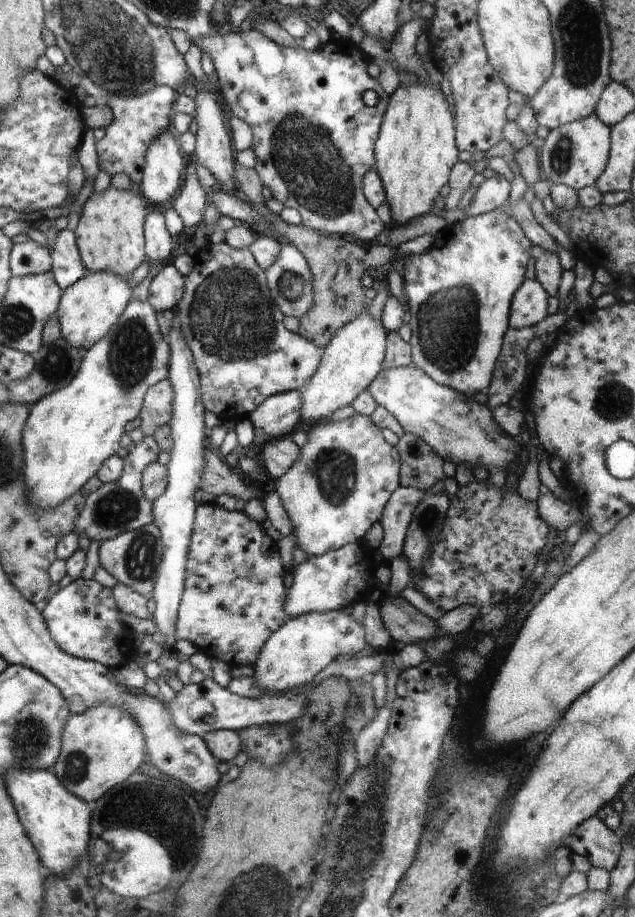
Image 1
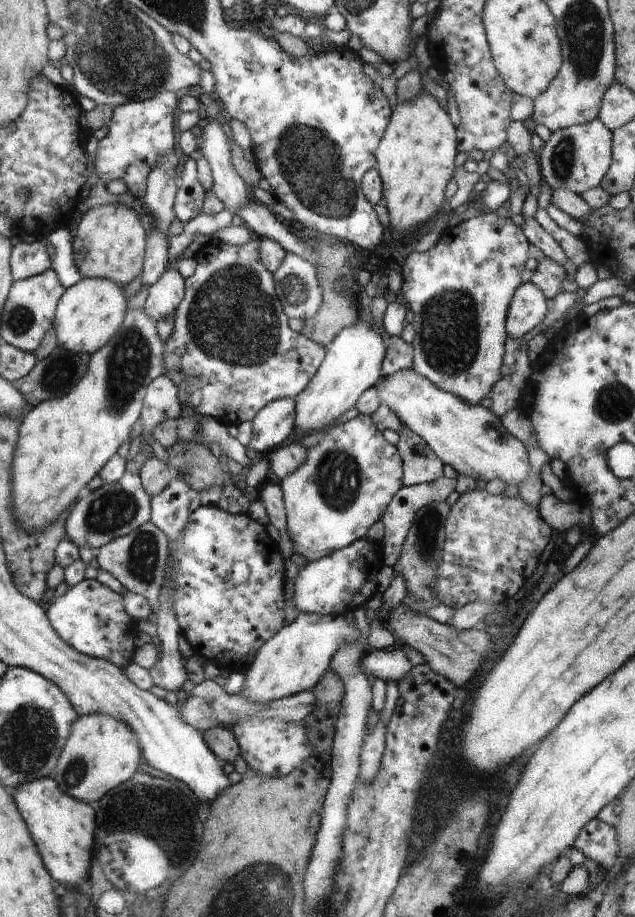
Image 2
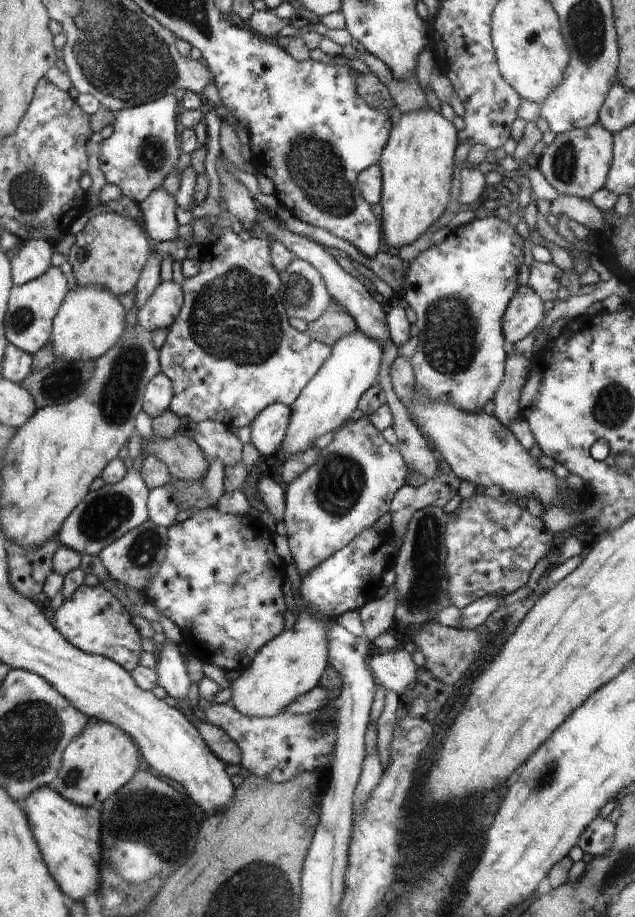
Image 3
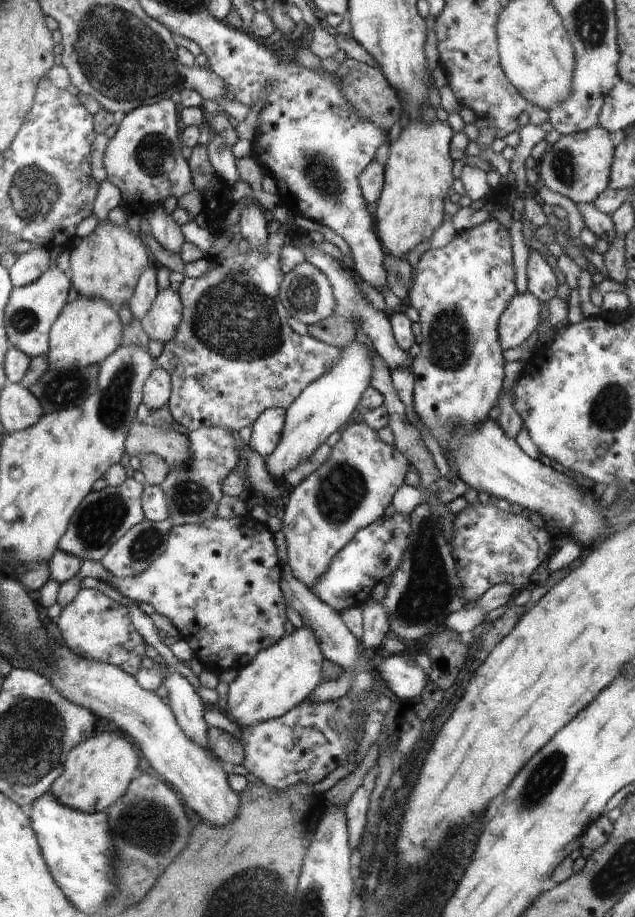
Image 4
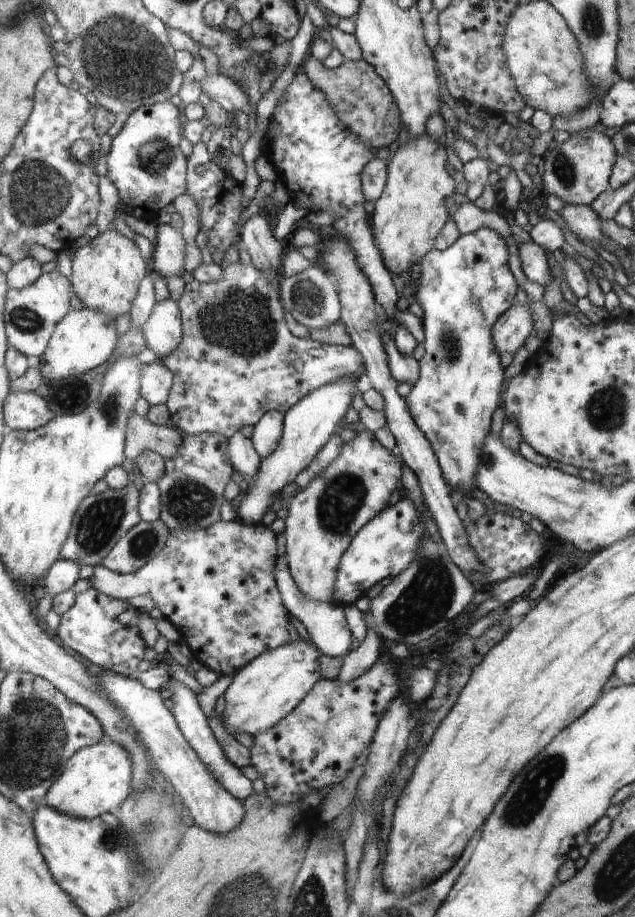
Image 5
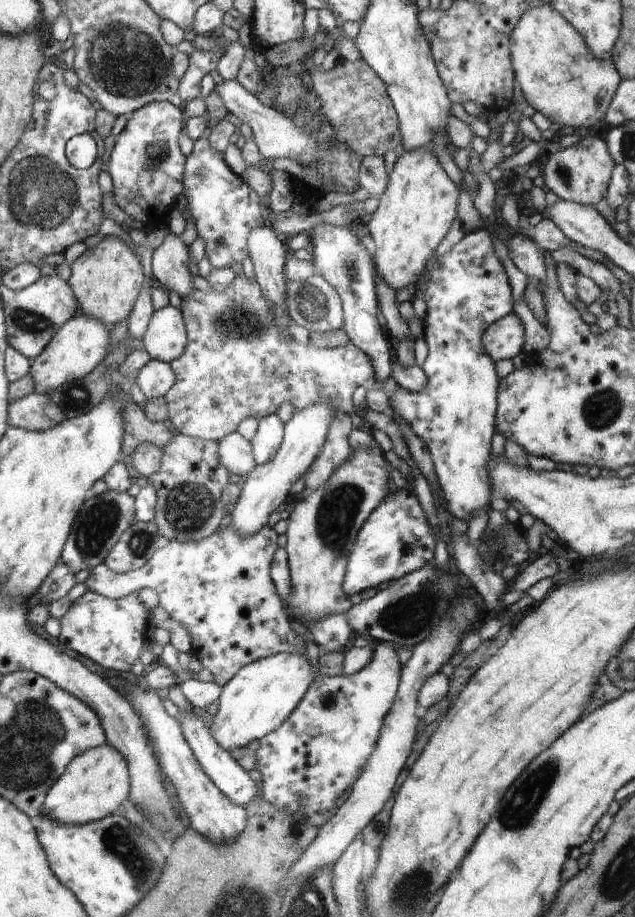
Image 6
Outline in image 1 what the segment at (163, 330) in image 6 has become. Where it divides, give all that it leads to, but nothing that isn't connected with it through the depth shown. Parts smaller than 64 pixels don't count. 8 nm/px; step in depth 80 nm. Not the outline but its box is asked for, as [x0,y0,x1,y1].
[149,262,185,312]

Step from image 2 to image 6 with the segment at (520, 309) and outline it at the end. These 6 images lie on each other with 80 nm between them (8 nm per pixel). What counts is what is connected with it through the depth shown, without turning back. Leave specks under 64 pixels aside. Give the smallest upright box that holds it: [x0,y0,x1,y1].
[484,313,524,362]

